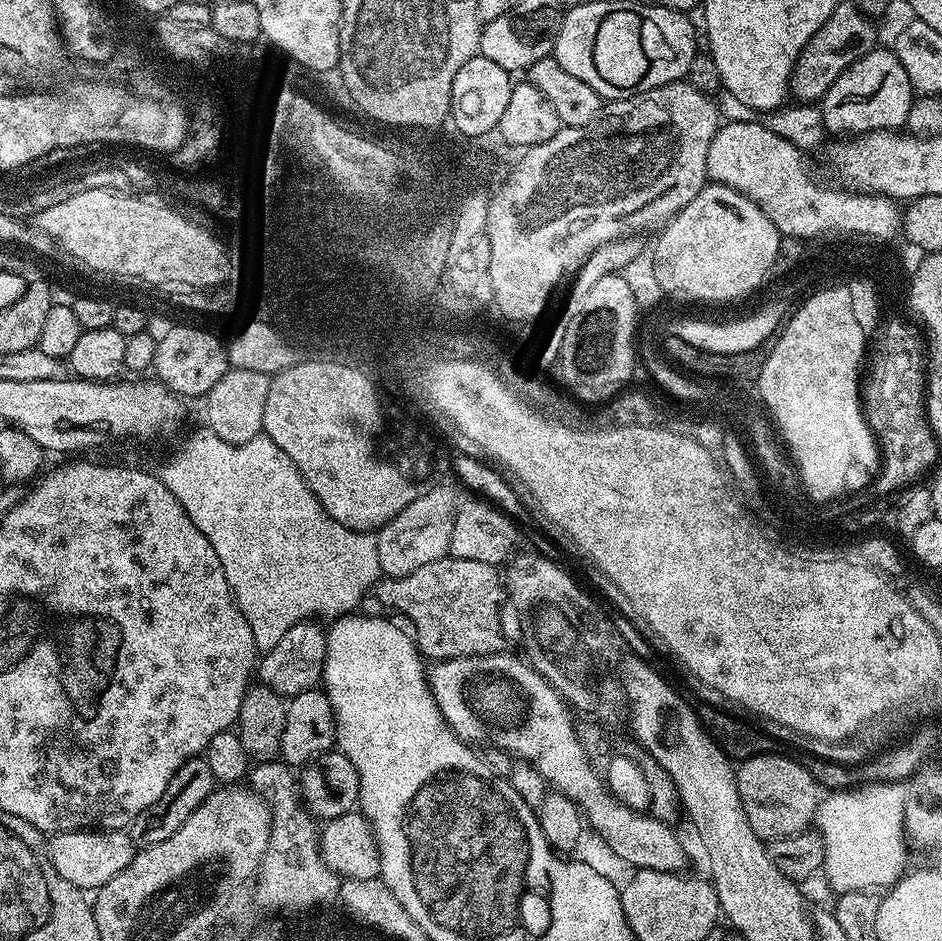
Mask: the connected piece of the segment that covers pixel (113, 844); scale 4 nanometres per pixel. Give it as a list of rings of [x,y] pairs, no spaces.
[[[85,830],[82,832],[57,832],[47,841],[50,863],[70,882],[81,890],[99,890],[114,874],[122,874],[136,855],[137,845],[124,830]]]

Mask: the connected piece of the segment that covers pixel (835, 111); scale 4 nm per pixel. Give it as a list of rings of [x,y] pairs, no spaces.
[[[891,47],[872,48],[849,68],[842,70],[838,78],[834,78],[834,86],[826,90],[818,107],[824,119],[824,127],[829,133],[863,134],[903,129],[903,124],[909,123],[914,107],[914,93],[906,74],[906,66],[902,66]]]

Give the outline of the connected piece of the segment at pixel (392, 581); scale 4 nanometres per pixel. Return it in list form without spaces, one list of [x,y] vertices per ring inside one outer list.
[[[449,554],[414,570],[414,574],[381,579],[375,585],[374,596],[386,607],[401,612],[412,623],[411,631],[414,633],[417,649],[429,661],[453,660],[463,656],[489,656],[491,652],[501,651],[503,644],[500,643],[504,640],[504,632],[500,629],[500,599],[505,599],[506,592],[502,587],[501,573],[491,564],[470,562]]]

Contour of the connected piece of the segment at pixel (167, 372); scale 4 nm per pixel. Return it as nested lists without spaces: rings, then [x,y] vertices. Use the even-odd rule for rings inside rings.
[[[176,324],[156,341],[156,353],[152,363],[154,373],[156,372],[155,379],[177,397],[207,397],[214,382],[225,376],[229,367],[225,341],[220,341],[214,333],[207,332],[204,328],[195,328],[192,324]]]

